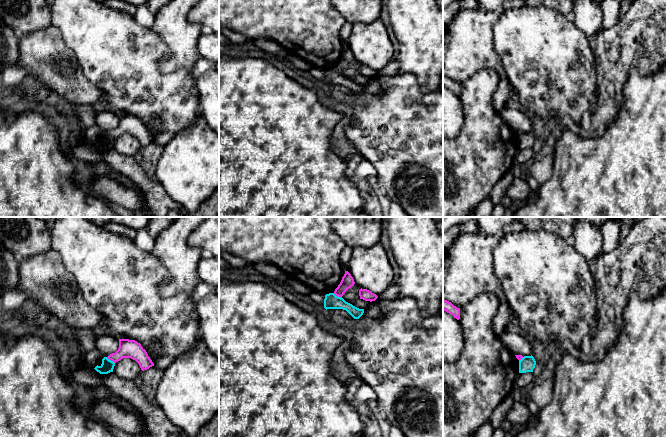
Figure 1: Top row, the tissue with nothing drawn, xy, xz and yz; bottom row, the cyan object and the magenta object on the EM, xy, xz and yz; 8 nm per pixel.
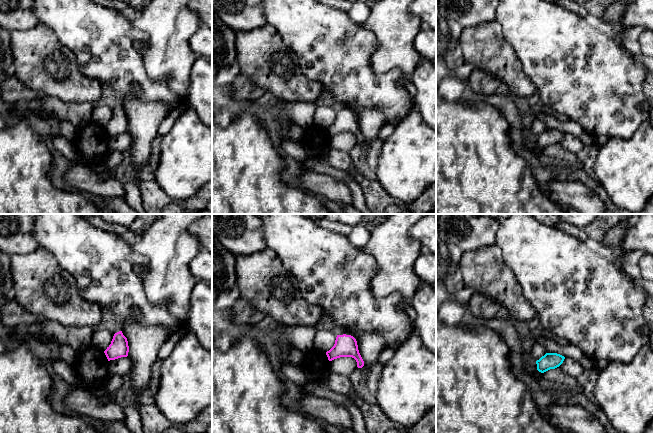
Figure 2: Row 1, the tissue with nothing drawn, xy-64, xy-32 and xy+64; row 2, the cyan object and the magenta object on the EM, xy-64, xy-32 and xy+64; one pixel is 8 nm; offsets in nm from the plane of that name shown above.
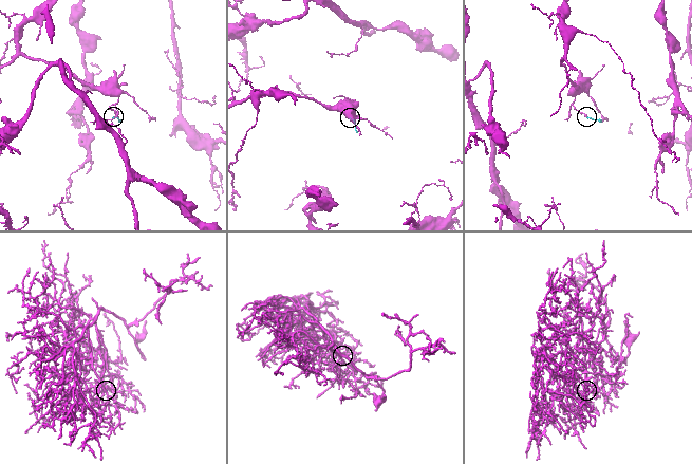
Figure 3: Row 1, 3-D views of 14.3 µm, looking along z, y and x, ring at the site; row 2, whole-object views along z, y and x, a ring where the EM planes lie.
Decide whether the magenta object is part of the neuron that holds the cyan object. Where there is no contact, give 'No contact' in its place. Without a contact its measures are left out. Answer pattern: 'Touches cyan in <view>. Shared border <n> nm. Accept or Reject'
Touches cyan in xy. Shared border 90 nm. Reject

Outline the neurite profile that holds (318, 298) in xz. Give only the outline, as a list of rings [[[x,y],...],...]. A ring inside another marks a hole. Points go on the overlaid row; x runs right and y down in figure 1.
[[[312,290],[309,296],[314,301],[316,306],[318,306],[323,311],[326,310],[324,308],[325,294]]]

